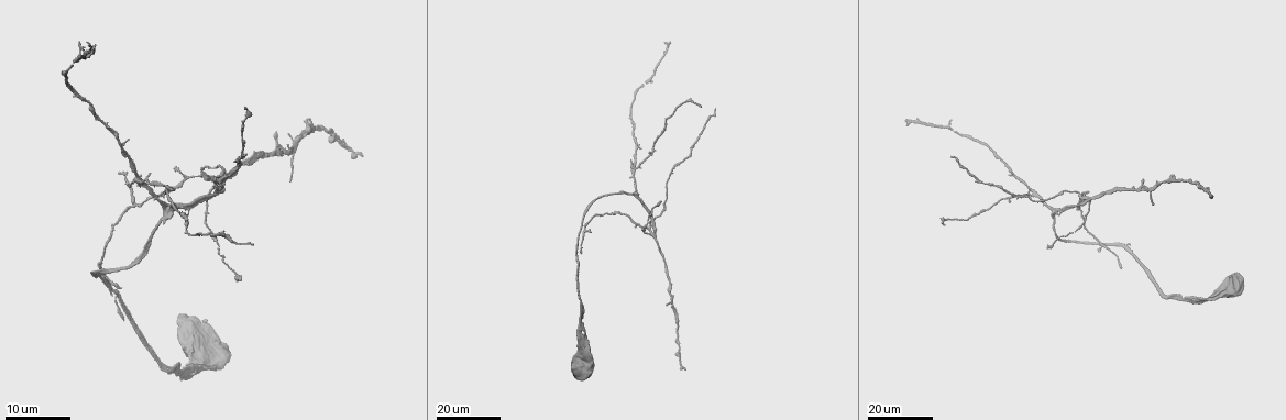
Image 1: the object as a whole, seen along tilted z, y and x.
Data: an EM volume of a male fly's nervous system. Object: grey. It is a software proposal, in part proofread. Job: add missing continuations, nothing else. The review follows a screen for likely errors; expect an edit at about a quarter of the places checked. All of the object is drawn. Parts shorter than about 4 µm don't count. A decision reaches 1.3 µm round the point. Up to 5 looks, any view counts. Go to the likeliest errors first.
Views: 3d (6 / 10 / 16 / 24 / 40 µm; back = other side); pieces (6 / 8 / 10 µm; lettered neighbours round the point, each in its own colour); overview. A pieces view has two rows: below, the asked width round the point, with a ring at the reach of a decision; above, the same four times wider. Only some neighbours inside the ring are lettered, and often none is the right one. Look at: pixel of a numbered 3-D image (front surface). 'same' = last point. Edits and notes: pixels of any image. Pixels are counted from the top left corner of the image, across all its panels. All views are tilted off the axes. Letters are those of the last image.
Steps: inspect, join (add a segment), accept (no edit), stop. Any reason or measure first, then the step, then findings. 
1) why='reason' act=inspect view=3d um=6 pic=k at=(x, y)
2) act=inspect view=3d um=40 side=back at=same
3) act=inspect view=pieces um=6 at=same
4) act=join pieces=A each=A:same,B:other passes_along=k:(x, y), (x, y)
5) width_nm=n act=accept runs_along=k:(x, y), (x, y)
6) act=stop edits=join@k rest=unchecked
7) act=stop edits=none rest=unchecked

why='free end' act=inspect view=3d um=16 pic=1 at=(250, 244)

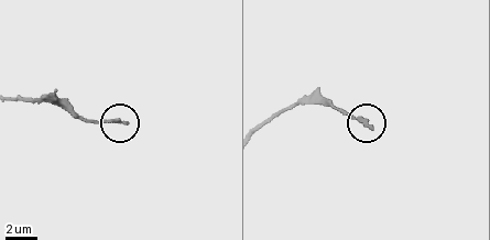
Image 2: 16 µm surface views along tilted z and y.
why='see the neighbours' act=inspect view=pieces um=8 pic=2 at=(370, 129)

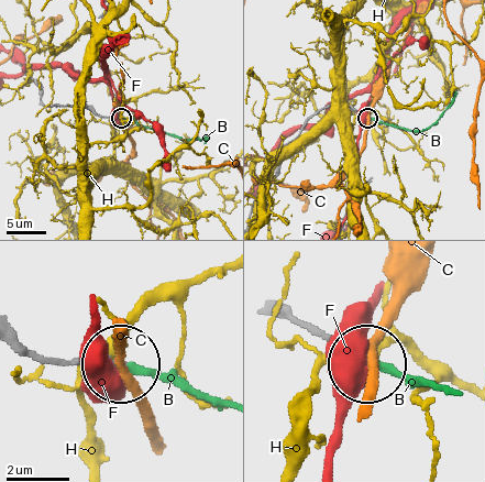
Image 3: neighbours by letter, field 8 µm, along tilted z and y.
width_nm=180 act=join pieces=B each=B:same,C:other,F:other,H:other passes_along=3:(35, 351), (134, 364), (226, 401) found='it goes on there'

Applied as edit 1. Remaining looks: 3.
why='tapers out' act=inspect view=3d um=24 pic=1 at=(292, 182)

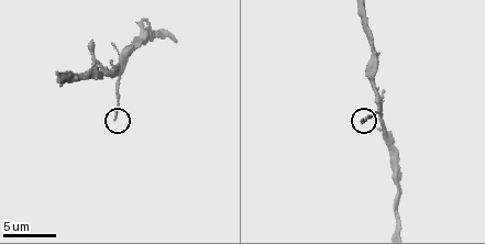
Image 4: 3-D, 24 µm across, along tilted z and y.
act=inspect view=pieces um=8 pic=4 at=(361, 119)

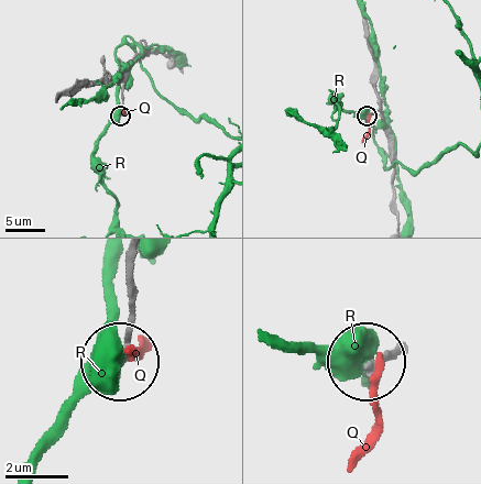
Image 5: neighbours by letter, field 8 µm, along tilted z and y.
act=accept each=Q:other,R:other runs_along=5:(363, 24), (375, 67), (379, 109), (367, 114) found='none of them fits'

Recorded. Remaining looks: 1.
act=stop edits=join@3 rest=unchecked

